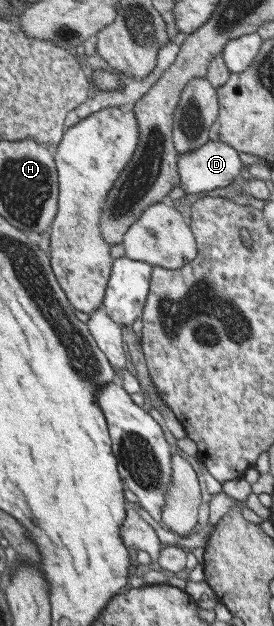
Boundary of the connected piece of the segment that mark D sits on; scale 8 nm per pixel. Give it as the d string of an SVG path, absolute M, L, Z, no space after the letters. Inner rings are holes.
M207 140L190 153L179 155L181 183L185 193L205 193L235 181L241 169L238 152L221 140Z

